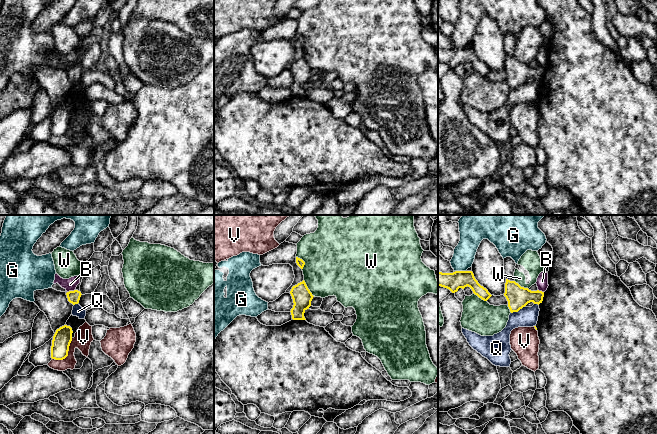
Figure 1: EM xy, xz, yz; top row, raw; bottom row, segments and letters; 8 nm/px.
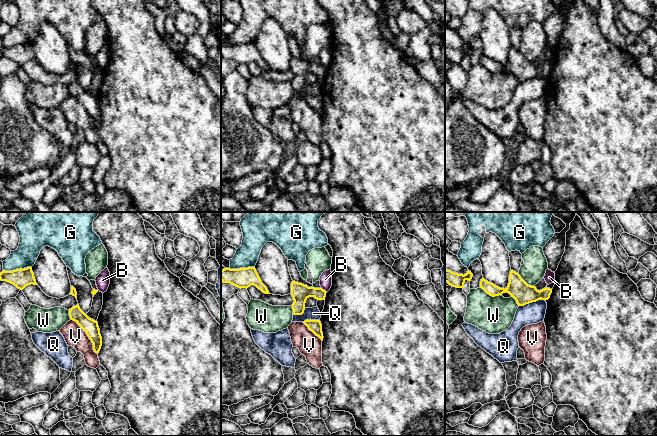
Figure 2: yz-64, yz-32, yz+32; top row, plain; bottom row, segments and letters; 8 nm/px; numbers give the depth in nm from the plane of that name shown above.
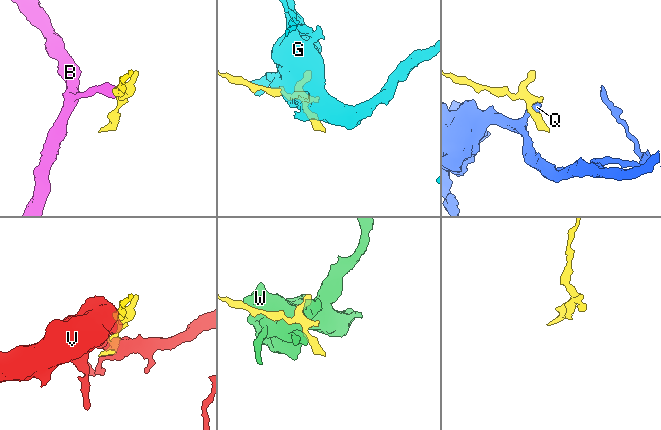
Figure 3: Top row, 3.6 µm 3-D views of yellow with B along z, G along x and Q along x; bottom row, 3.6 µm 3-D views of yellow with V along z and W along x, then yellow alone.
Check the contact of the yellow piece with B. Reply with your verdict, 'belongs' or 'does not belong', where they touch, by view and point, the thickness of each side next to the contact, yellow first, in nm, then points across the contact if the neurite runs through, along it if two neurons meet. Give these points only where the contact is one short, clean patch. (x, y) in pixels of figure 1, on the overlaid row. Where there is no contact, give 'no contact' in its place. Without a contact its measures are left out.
does not belong; contact xy (71, 291); calibres 100 and 100 nm; border xy (75, 289), (67, 292)

